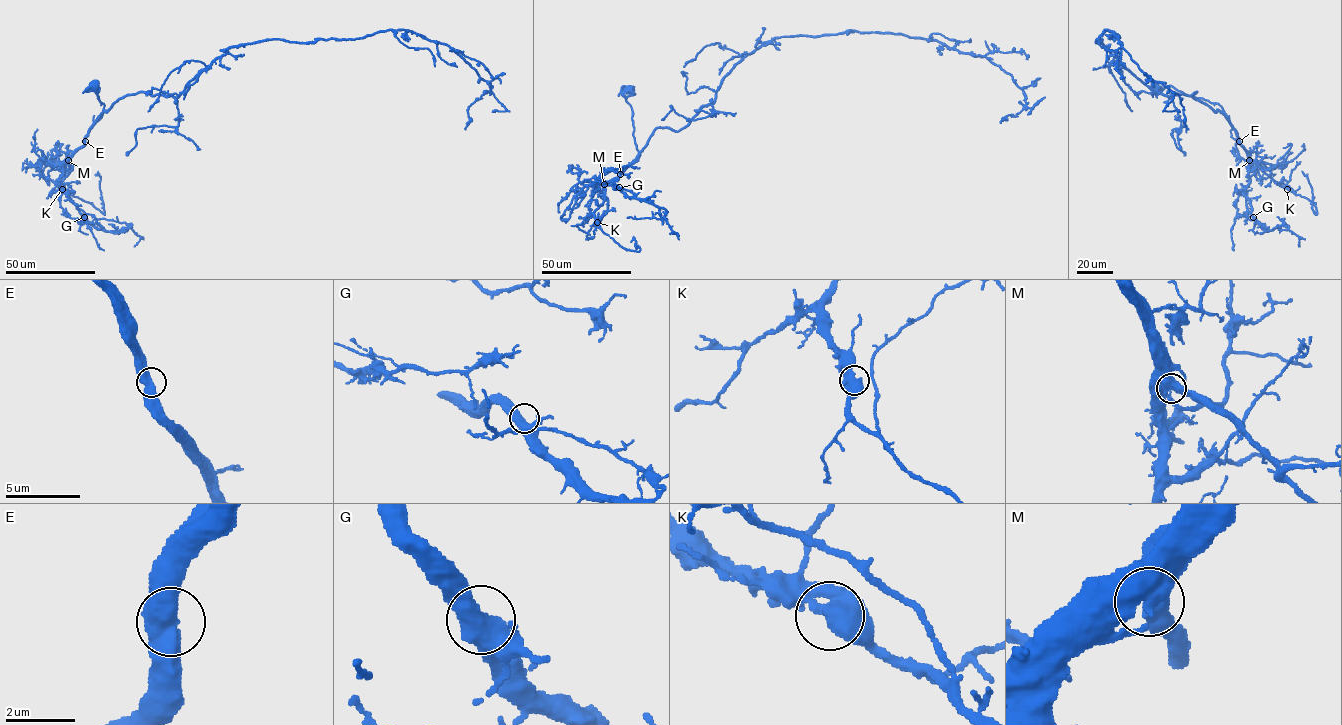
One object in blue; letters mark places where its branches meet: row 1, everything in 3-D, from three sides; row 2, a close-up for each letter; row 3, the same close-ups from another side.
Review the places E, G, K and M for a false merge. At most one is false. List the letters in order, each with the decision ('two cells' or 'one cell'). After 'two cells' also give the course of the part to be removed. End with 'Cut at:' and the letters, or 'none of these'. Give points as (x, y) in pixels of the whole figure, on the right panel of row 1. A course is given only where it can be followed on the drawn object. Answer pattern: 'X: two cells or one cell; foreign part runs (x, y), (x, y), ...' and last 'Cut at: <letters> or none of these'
E: one cell
G: one cell
K: one cell
M: one cell
Cut at: none of these

